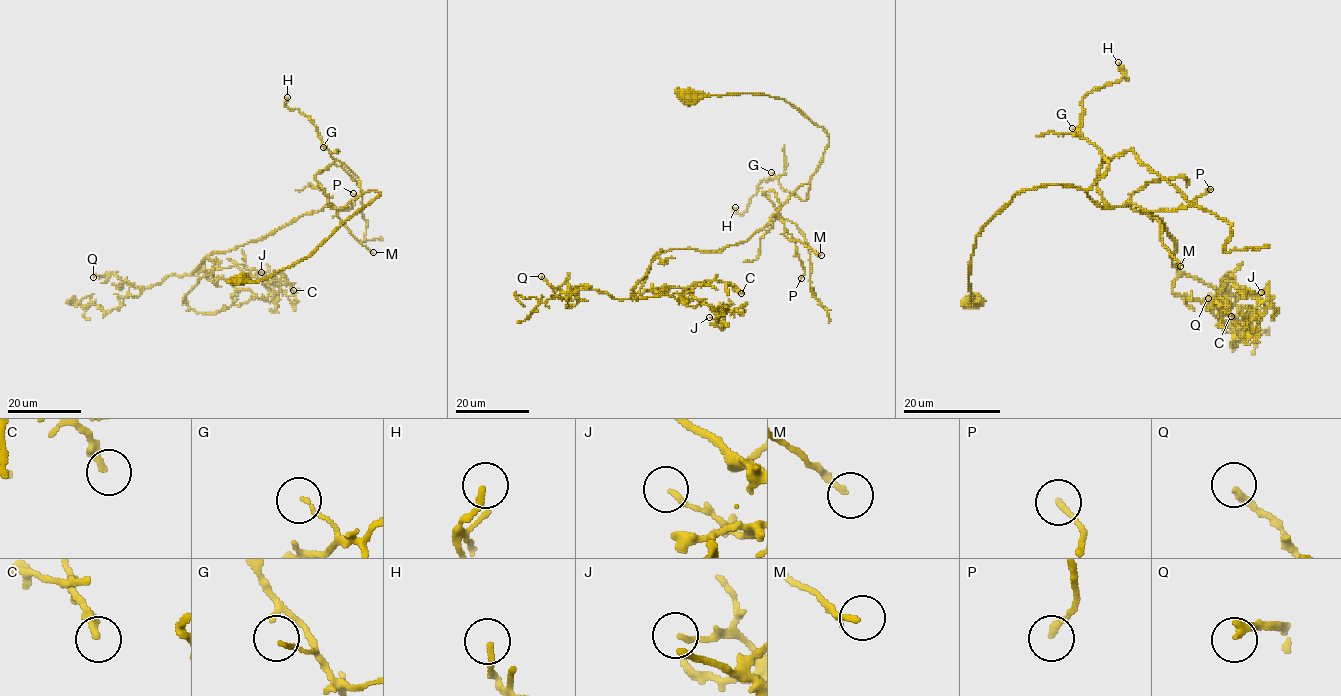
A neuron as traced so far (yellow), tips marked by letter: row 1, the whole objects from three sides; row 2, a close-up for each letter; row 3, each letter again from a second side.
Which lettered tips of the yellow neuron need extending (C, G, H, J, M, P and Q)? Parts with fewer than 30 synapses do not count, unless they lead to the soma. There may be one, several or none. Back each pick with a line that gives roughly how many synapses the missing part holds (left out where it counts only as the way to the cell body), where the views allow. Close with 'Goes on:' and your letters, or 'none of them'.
Goes on: none of them

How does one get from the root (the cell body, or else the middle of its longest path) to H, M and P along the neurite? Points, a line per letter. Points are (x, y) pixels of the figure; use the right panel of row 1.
H: (973, 300), (975, 238), (1015, 195), (1088, 190), (1107, 170), (1079, 134), (1082, 99), (1126, 78), (1118, 62)
M: (973, 300), (976, 236), (1015, 195), (1048, 185), (1083, 189), (1110, 208), (1142, 208), (1180, 266)
P: (973, 300), (968, 275), (975, 238), (1021, 191), (1070, 185), (1110, 208), (1131, 203), (1176, 210), (1210, 189)

